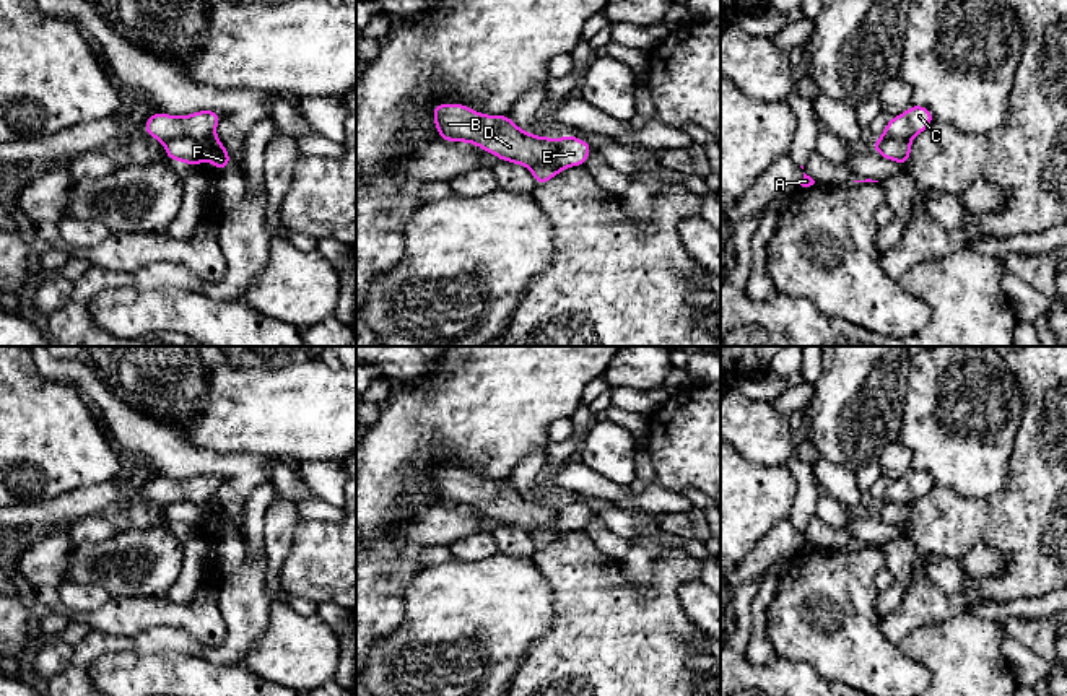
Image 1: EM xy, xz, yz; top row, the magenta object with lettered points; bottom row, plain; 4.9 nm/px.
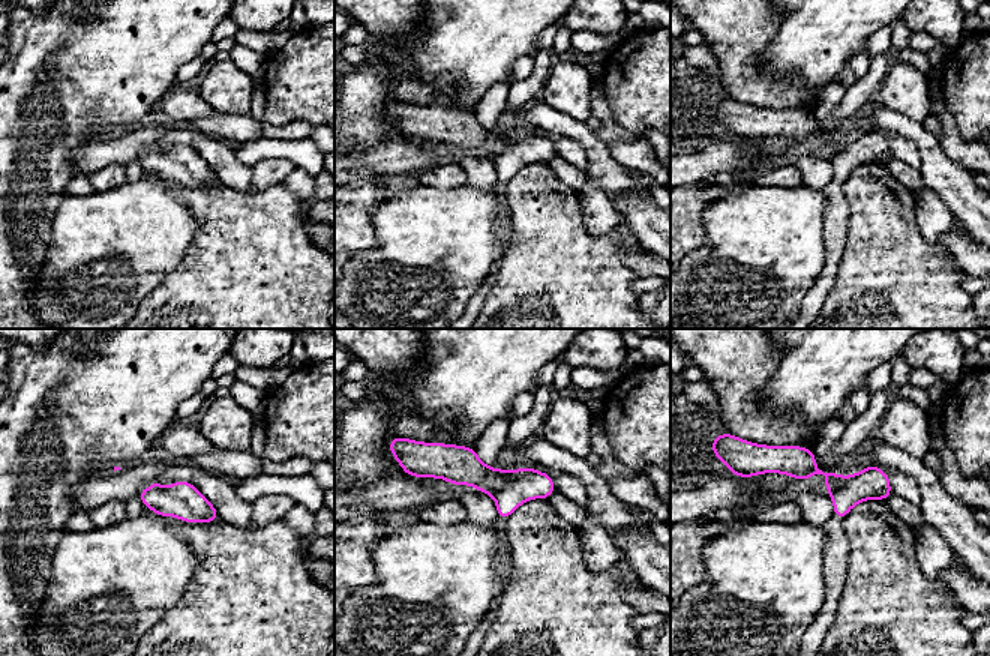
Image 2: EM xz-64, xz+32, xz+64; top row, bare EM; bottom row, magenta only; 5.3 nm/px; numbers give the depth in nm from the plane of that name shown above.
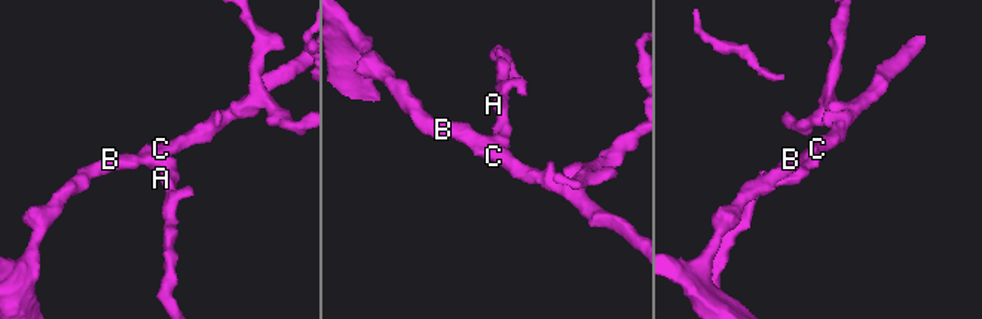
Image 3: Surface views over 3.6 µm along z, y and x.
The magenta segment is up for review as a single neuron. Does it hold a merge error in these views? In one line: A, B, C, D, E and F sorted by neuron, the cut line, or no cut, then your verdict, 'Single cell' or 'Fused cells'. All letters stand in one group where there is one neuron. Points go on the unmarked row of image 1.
Groups: A E F / B C D. Split along xy (213, 496), (204, 501), (171, 501), (165, 508). Fused cells

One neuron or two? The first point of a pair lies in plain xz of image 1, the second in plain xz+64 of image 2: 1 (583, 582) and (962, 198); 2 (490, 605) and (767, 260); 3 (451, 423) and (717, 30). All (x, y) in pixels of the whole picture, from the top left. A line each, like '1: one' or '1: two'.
1: two
2: one
3: two

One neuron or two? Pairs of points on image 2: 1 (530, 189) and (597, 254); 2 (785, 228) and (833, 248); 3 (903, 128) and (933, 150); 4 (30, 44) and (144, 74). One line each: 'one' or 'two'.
1: one
2: two
3: one
4: one

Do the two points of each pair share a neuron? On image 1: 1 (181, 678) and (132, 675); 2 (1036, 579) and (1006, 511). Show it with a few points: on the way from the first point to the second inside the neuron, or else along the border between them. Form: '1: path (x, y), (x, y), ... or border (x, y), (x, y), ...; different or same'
1: path (169, 675), (143, 675); same
2: path (1036, 563), (1036, 542), (1022, 527); same

